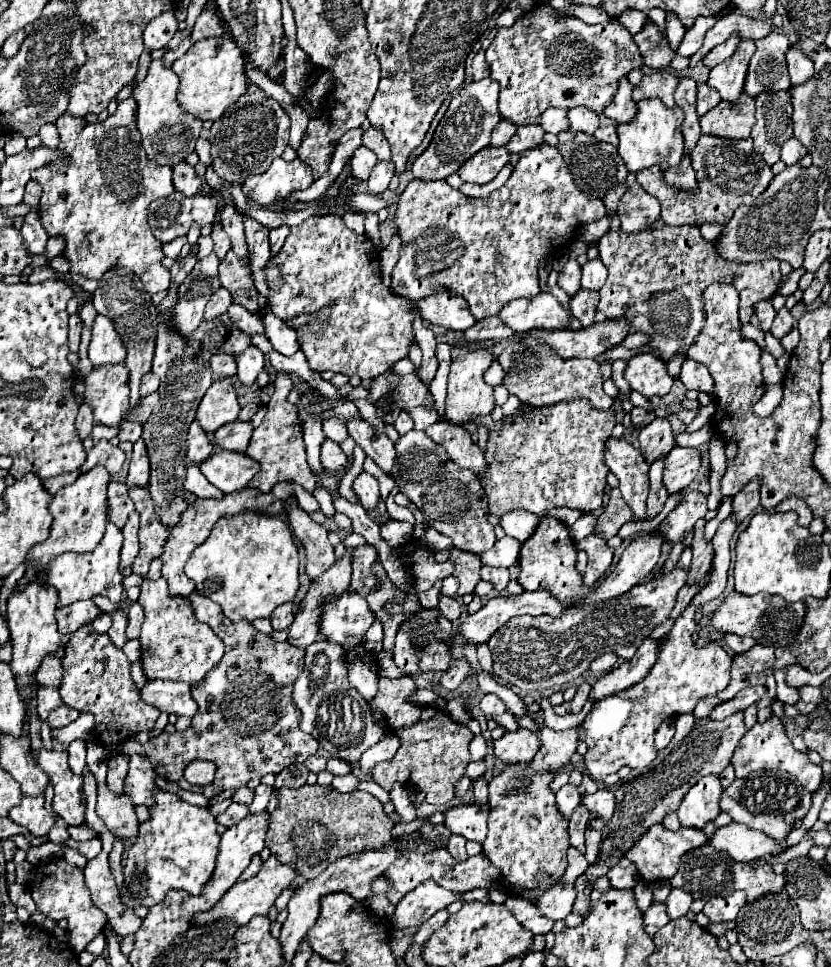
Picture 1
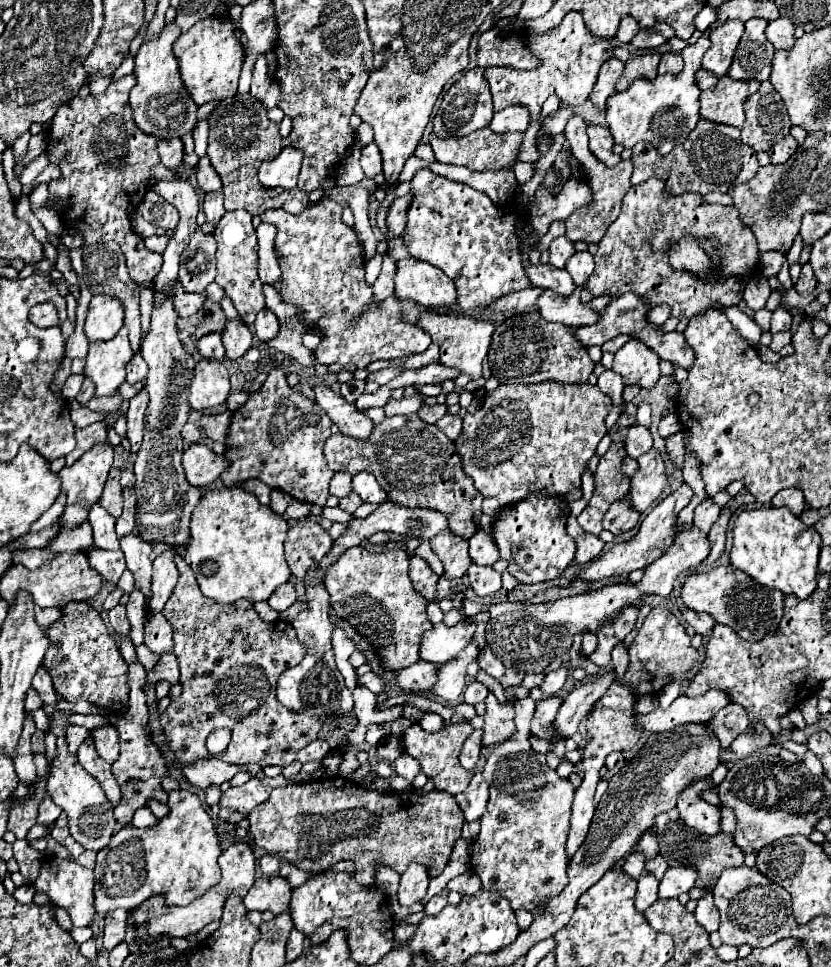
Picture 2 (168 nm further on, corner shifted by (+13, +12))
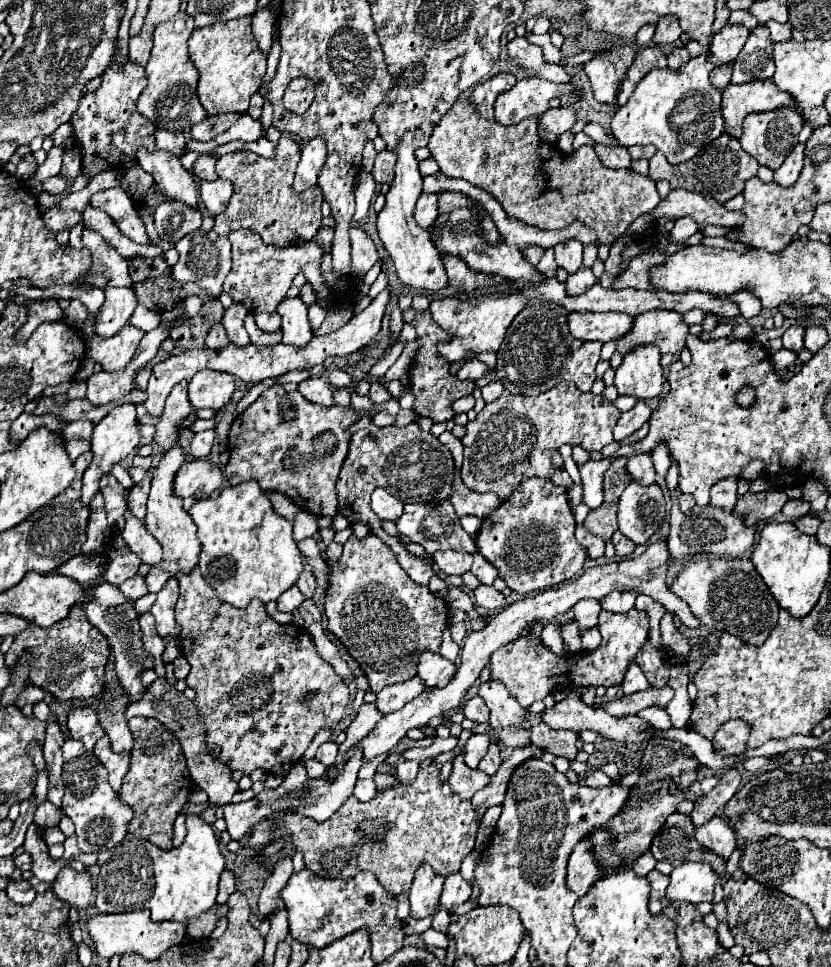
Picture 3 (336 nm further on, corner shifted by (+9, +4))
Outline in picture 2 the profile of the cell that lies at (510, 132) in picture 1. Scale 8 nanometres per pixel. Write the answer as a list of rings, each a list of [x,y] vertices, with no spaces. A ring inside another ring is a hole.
[[[521,105],[505,107],[497,111],[489,125],[495,133],[509,133],[509,131],[525,131],[529,127],[529,111]]]

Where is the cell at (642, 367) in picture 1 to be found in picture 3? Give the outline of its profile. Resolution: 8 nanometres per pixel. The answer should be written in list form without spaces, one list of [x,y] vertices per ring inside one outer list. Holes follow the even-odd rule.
[[[643,345],[627,353],[615,375],[619,395],[631,395],[637,399],[659,397],[665,383],[659,359],[661,353],[655,345]]]

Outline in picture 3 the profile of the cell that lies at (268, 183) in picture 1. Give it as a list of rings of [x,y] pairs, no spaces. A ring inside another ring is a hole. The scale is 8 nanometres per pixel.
[[[315,137],[309,143],[301,145],[301,159],[299,159],[297,175],[295,175],[295,183],[293,183],[293,189],[297,193],[317,185],[321,165],[325,165],[325,157],[327,157],[327,149],[325,149],[325,141],[321,137]]]

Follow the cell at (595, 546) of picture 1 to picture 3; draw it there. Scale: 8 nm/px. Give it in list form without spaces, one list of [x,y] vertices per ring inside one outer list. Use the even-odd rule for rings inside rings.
[[[577,525],[575,537],[577,537],[577,541],[587,549],[587,553],[589,553],[591,559],[603,557],[603,553],[605,553],[605,541],[601,541],[601,539],[595,537],[593,533],[589,533],[583,525]]]

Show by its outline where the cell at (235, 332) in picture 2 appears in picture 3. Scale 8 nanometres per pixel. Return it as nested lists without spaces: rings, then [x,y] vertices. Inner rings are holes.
[[[233,303],[229,309],[225,309],[221,323],[227,329],[229,341],[235,345],[247,345],[249,343],[249,335],[243,327],[245,315],[247,315],[247,309],[245,309],[245,305],[239,305],[239,303]]]

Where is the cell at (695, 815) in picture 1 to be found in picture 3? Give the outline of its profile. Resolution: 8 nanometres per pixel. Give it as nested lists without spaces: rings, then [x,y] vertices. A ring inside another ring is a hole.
[[[713,817],[703,827],[697,827],[695,829],[695,837],[697,837],[697,841],[703,847],[707,847],[709,851],[721,855],[725,861],[729,859],[729,855],[737,847],[735,831],[723,819],[719,819],[719,817]]]

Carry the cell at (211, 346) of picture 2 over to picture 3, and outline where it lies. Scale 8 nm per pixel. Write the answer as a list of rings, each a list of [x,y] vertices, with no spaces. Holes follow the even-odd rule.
[[[221,323],[213,325],[213,329],[209,329],[209,333],[207,333],[205,347],[209,347],[209,349],[223,349],[227,343],[229,343],[229,339],[227,339],[225,327]]]

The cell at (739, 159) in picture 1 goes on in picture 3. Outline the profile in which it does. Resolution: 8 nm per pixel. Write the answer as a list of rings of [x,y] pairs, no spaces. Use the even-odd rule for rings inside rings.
[[[721,135],[719,139],[711,141],[705,149],[701,149],[701,153],[697,153],[691,161],[683,163],[683,165],[671,165],[667,163],[663,153],[655,153],[655,157],[649,161],[649,177],[653,181],[661,181],[667,179],[671,183],[671,189],[689,189],[693,193],[701,193],[707,197],[713,197],[715,201],[729,201],[735,195],[743,193],[745,181],[757,175],[757,159],[751,157],[749,153],[743,151],[743,147],[739,145],[739,141],[735,137],[729,135]]]

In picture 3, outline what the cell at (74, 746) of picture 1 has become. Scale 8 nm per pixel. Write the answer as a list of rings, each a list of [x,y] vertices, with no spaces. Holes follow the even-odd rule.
[[[73,705],[71,707],[67,725],[69,725],[69,731],[71,731],[73,739],[83,741],[83,745],[89,751],[93,749],[97,739],[101,739],[105,735],[105,729],[101,729],[95,709],[85,707],[85,705]]]

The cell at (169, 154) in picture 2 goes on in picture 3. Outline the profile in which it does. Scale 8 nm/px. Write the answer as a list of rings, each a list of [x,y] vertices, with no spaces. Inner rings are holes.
[[[155,129],[153,137],[155,137],[155,145],[159,149],[165,149],[165,151],[171,151],[177,155],[181,155],[185,151],[185,135],[183,133],[173,133],[167,129]]]

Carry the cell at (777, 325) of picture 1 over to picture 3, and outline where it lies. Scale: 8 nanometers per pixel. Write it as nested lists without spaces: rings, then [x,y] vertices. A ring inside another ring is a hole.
[[[791,325],[783,335],[783,347],[799,353],[803,349],[803,337],[805,337],[805,329],[801,325]]]

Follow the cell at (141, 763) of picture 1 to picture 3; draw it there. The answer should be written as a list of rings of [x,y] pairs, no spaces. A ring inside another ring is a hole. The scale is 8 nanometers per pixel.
[[[133,717],[129,719],[129,727],[135,737],[135,745],[131,749],[131,769],[123,779],[119,799],[131,805],[135,817],[129,823],[129,833],[135,837],[147,839],[161,849],[173,847],[173,823],[193,793],[193,779],[189,777],[189,769],[185,765],[185,755],[181,753],[179,741],[161,725],[157,719]]]

